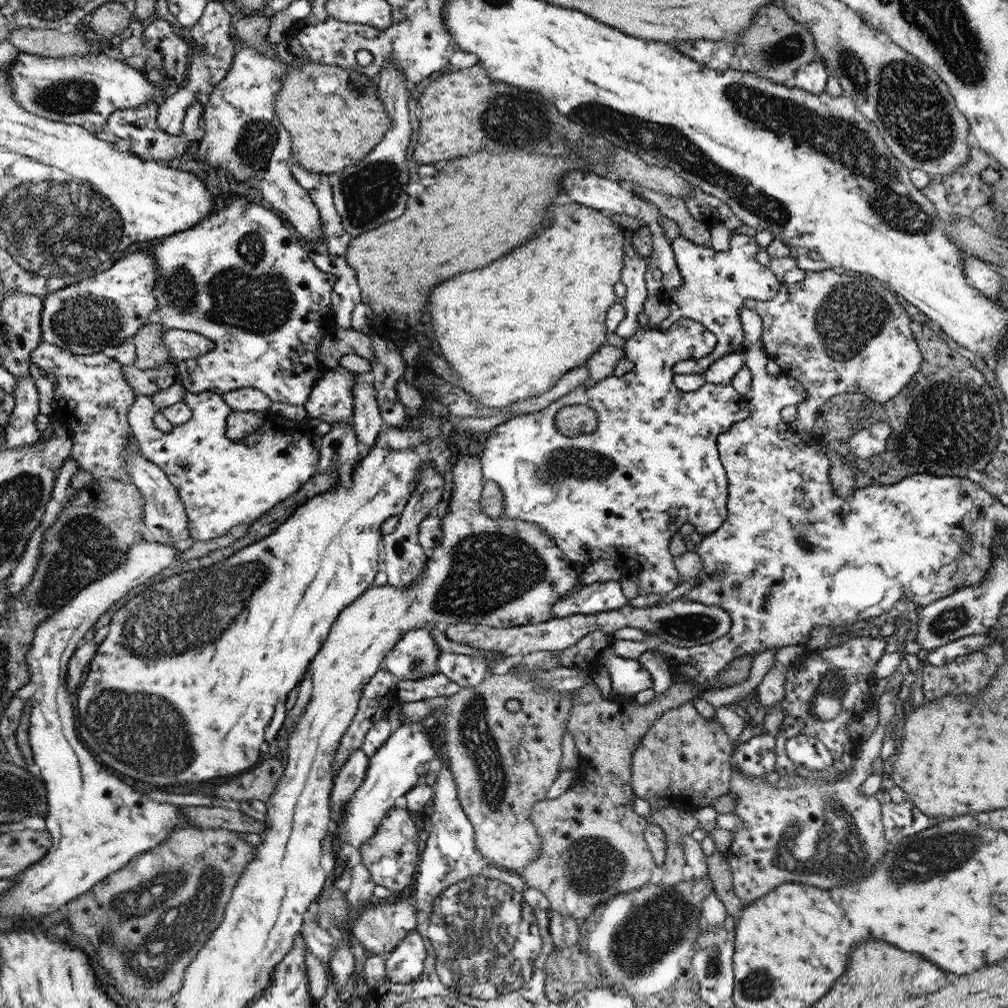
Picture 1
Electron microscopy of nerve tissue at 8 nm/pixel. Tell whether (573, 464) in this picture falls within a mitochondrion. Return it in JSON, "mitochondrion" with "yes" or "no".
{"mitochondrion":"yes"}

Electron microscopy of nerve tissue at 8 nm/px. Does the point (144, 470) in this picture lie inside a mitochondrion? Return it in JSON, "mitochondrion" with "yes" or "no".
{"mitochondrion":"no"}

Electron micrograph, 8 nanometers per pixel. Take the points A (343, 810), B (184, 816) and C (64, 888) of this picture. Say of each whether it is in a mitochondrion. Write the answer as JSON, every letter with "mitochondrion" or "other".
{"A":"other","B":"other","C":"other"}

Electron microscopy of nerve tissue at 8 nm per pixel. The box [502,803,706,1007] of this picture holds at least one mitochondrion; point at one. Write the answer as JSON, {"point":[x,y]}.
{"point":[658,925]}

